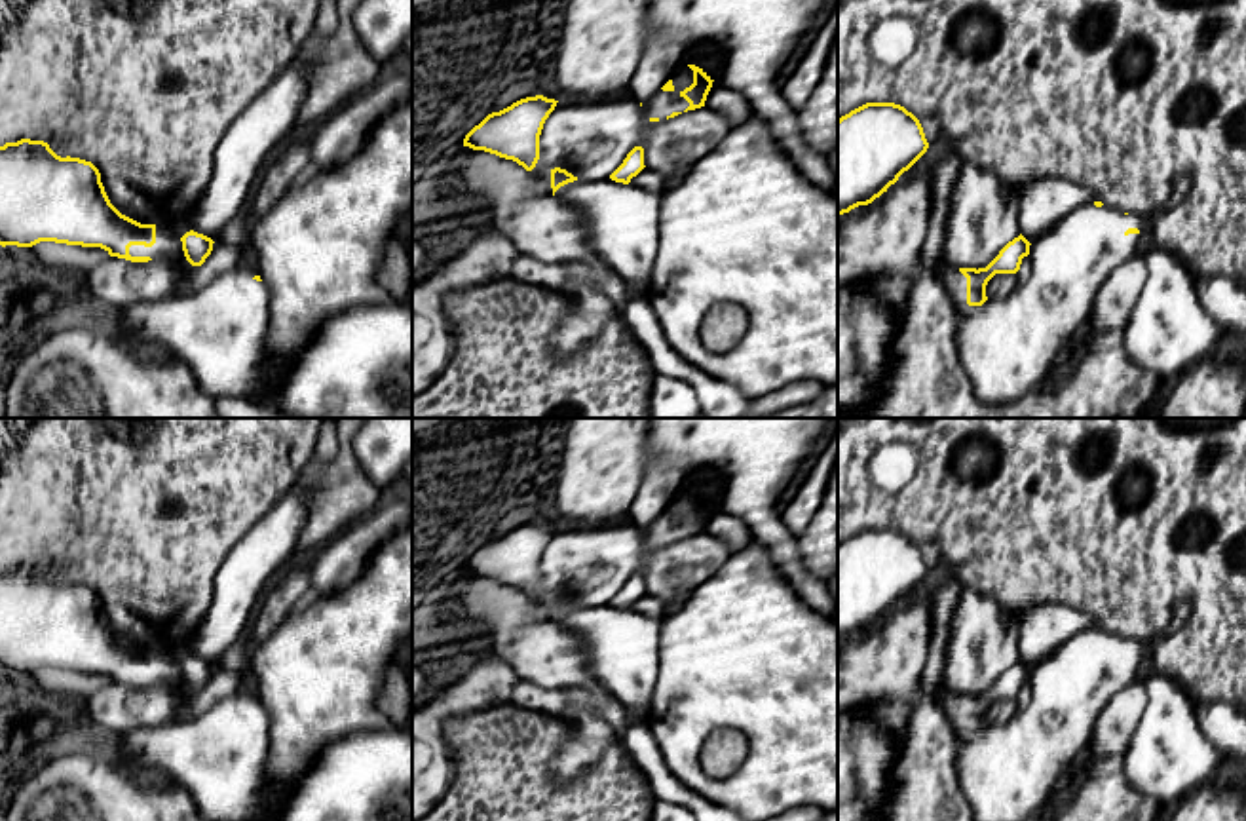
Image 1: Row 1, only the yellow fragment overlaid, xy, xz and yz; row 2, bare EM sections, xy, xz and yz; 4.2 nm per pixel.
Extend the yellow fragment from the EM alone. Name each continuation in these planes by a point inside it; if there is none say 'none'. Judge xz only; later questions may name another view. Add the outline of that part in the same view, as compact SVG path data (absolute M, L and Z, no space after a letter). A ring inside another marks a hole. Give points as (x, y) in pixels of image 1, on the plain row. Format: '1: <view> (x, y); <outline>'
1: xz (660, 531); M657 517L642 528L646 544L667 545L672 538L684 538L689 528L676 517Z

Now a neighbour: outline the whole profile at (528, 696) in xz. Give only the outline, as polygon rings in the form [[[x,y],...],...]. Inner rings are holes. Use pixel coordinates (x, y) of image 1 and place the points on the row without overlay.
[[[519,680],[511,694],[511,705],[557,716],[568,707],[579,707],[585,711],[593,711],[600,718],[610,722],[617,735],[625,734],[631,726],[627,707],[617,701],[610,692],[593,686],[570,686],[566,690],[558,690],[541,688]]]

